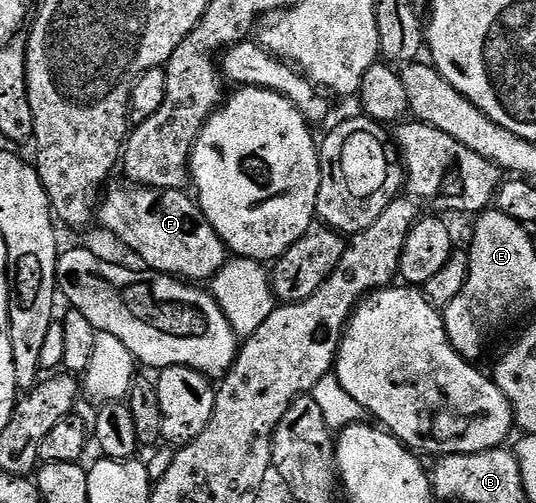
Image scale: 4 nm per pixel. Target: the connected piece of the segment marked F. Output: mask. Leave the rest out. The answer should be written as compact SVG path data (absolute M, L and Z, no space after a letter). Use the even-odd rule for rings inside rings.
M121 181L118 187L110 186L99 204L99 223L106 227L125 247L130 247L150 271L160 271L182 281L212 280L227 262L227 248L219 233L203 213L200 203L184 190L161 191L158 187L138 187Z

